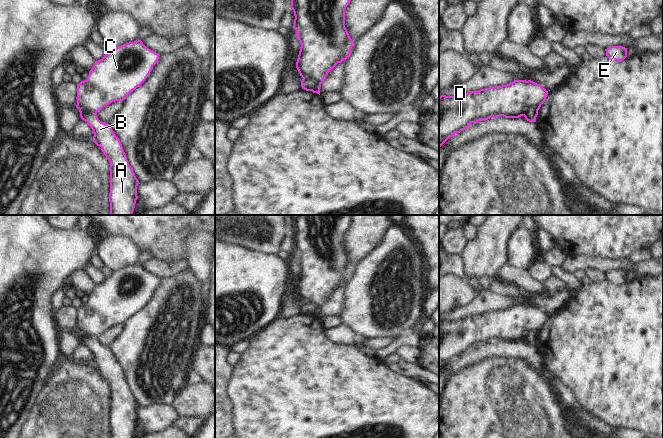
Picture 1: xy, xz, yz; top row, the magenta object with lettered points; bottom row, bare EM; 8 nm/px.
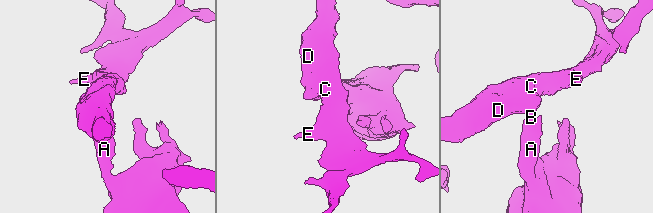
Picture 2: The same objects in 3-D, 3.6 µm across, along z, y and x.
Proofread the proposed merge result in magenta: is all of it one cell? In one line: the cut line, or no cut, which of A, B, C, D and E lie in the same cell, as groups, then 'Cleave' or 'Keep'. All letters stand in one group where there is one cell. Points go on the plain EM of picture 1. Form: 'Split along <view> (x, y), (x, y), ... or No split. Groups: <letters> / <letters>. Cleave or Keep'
Split along xz (304, 301), (312, 306), (311, 312). Groups: A B / C D E. Cleave

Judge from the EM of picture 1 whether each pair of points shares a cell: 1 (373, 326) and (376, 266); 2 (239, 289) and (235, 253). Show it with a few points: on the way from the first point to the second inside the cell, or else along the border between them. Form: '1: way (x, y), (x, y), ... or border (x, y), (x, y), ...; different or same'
1: way (372, 311), (375, 305), (375, 281); same
2: way (235, 280), (235, 262); same

